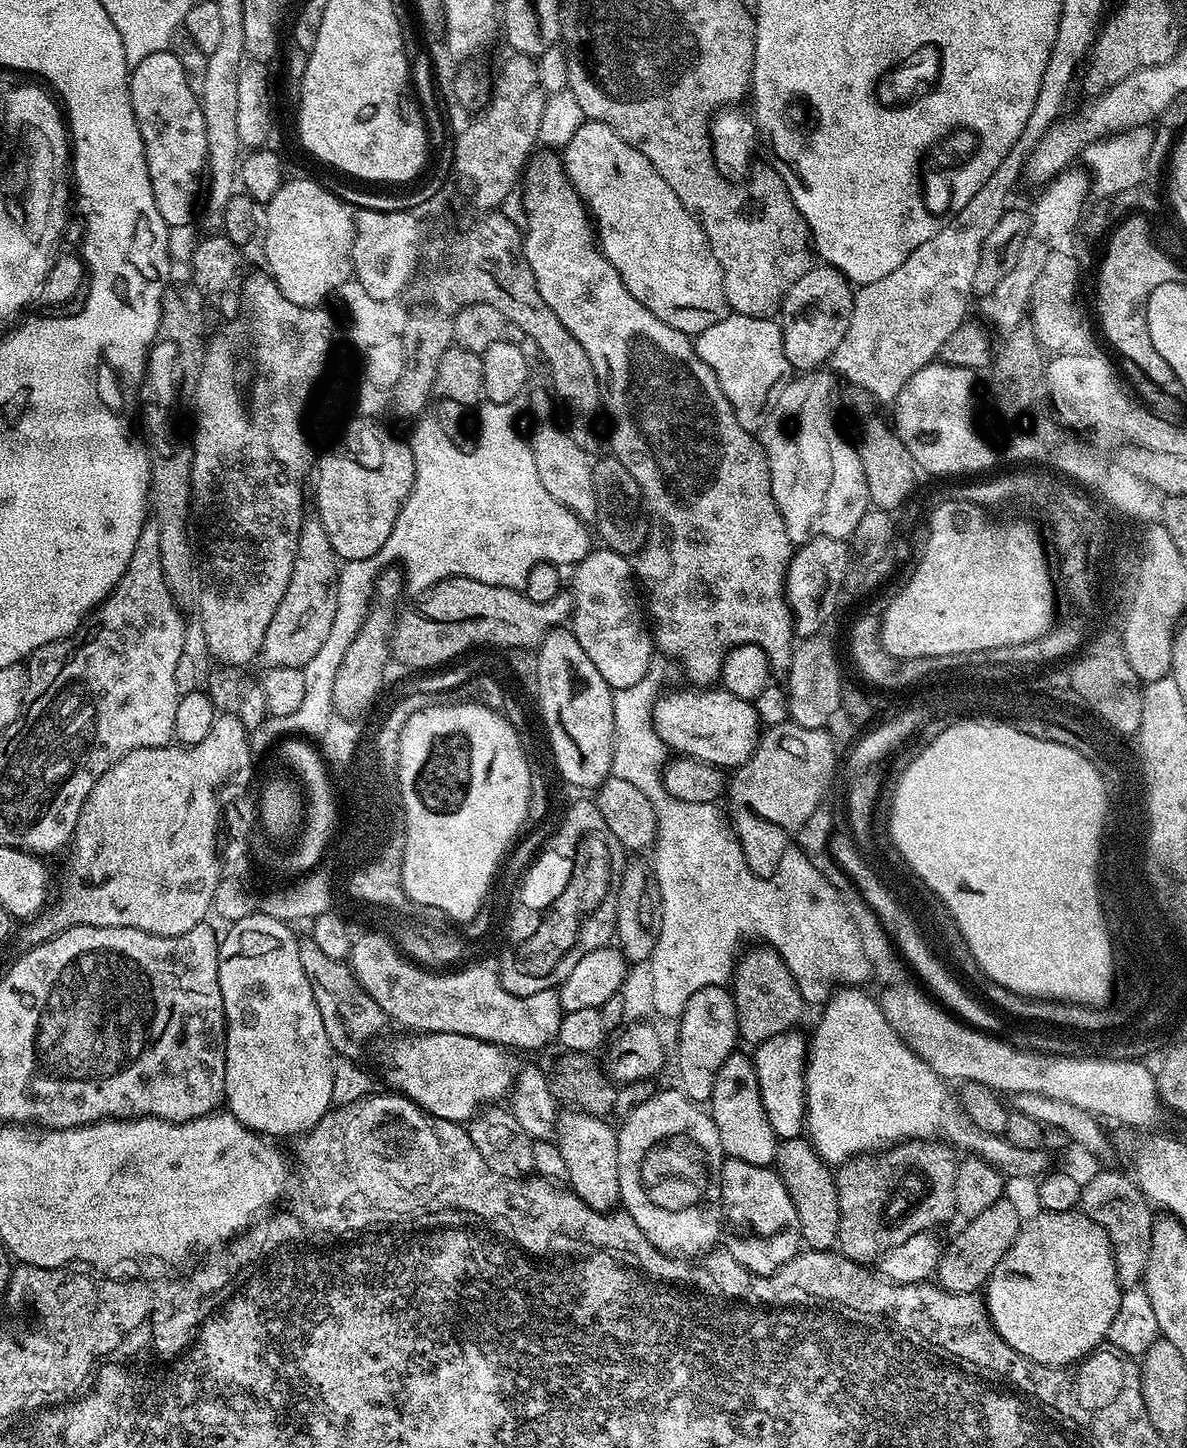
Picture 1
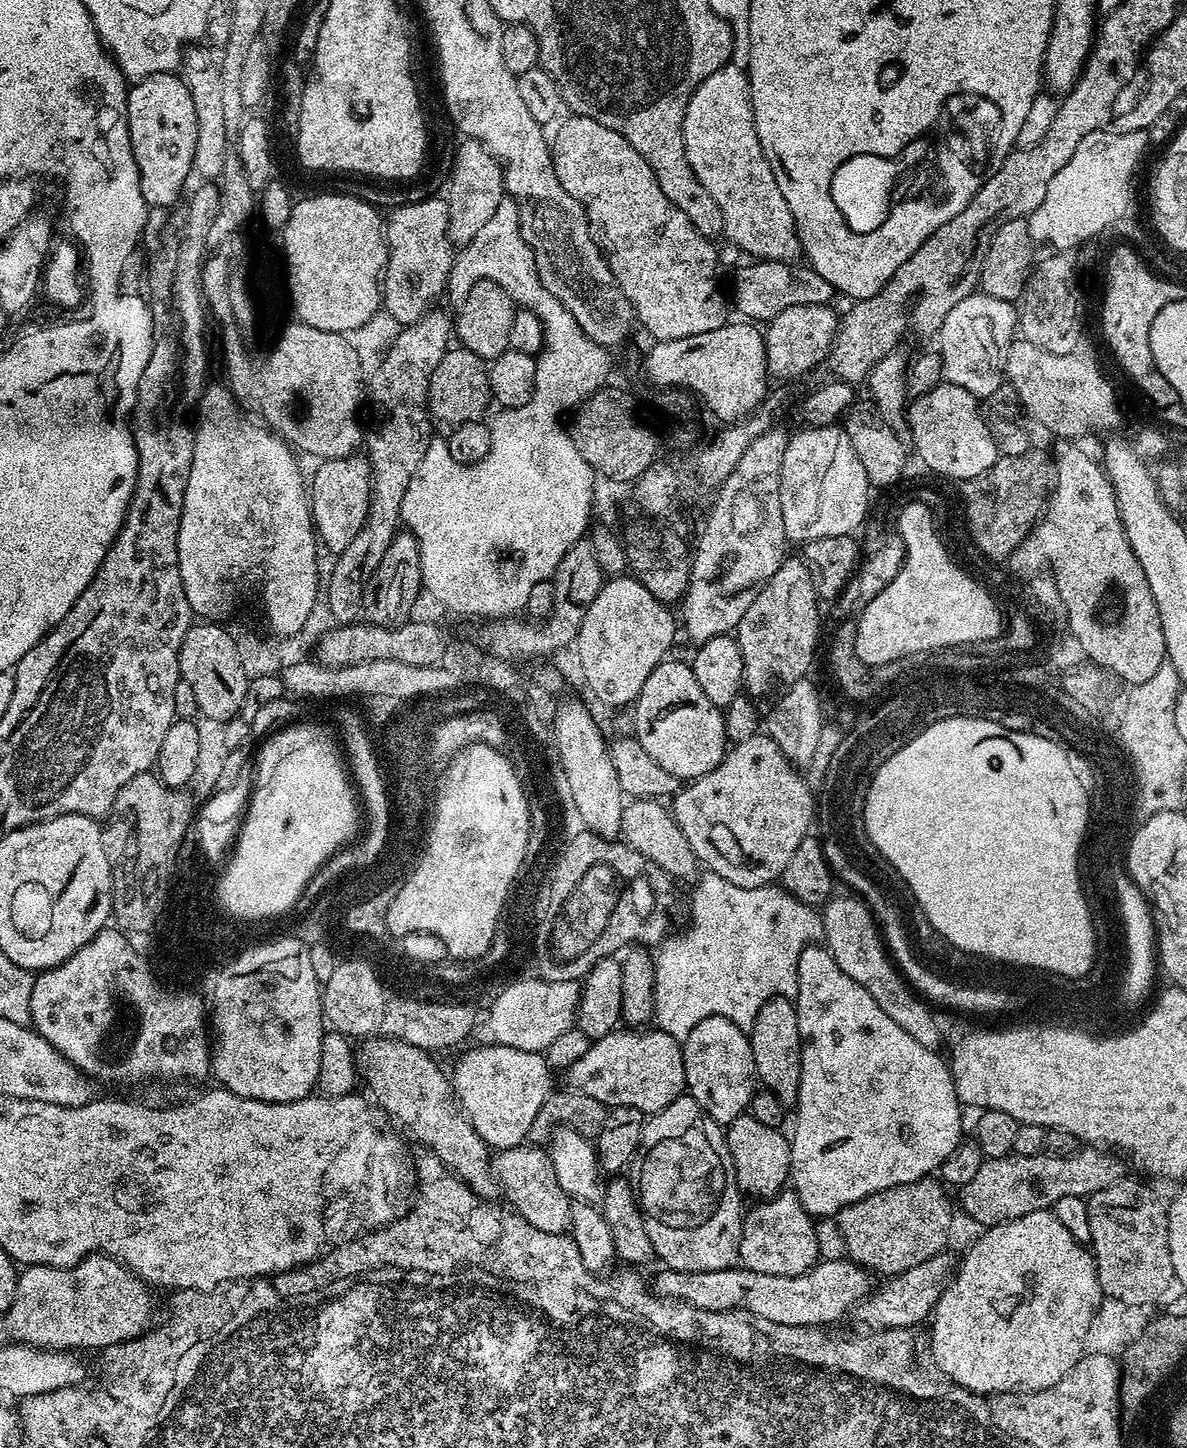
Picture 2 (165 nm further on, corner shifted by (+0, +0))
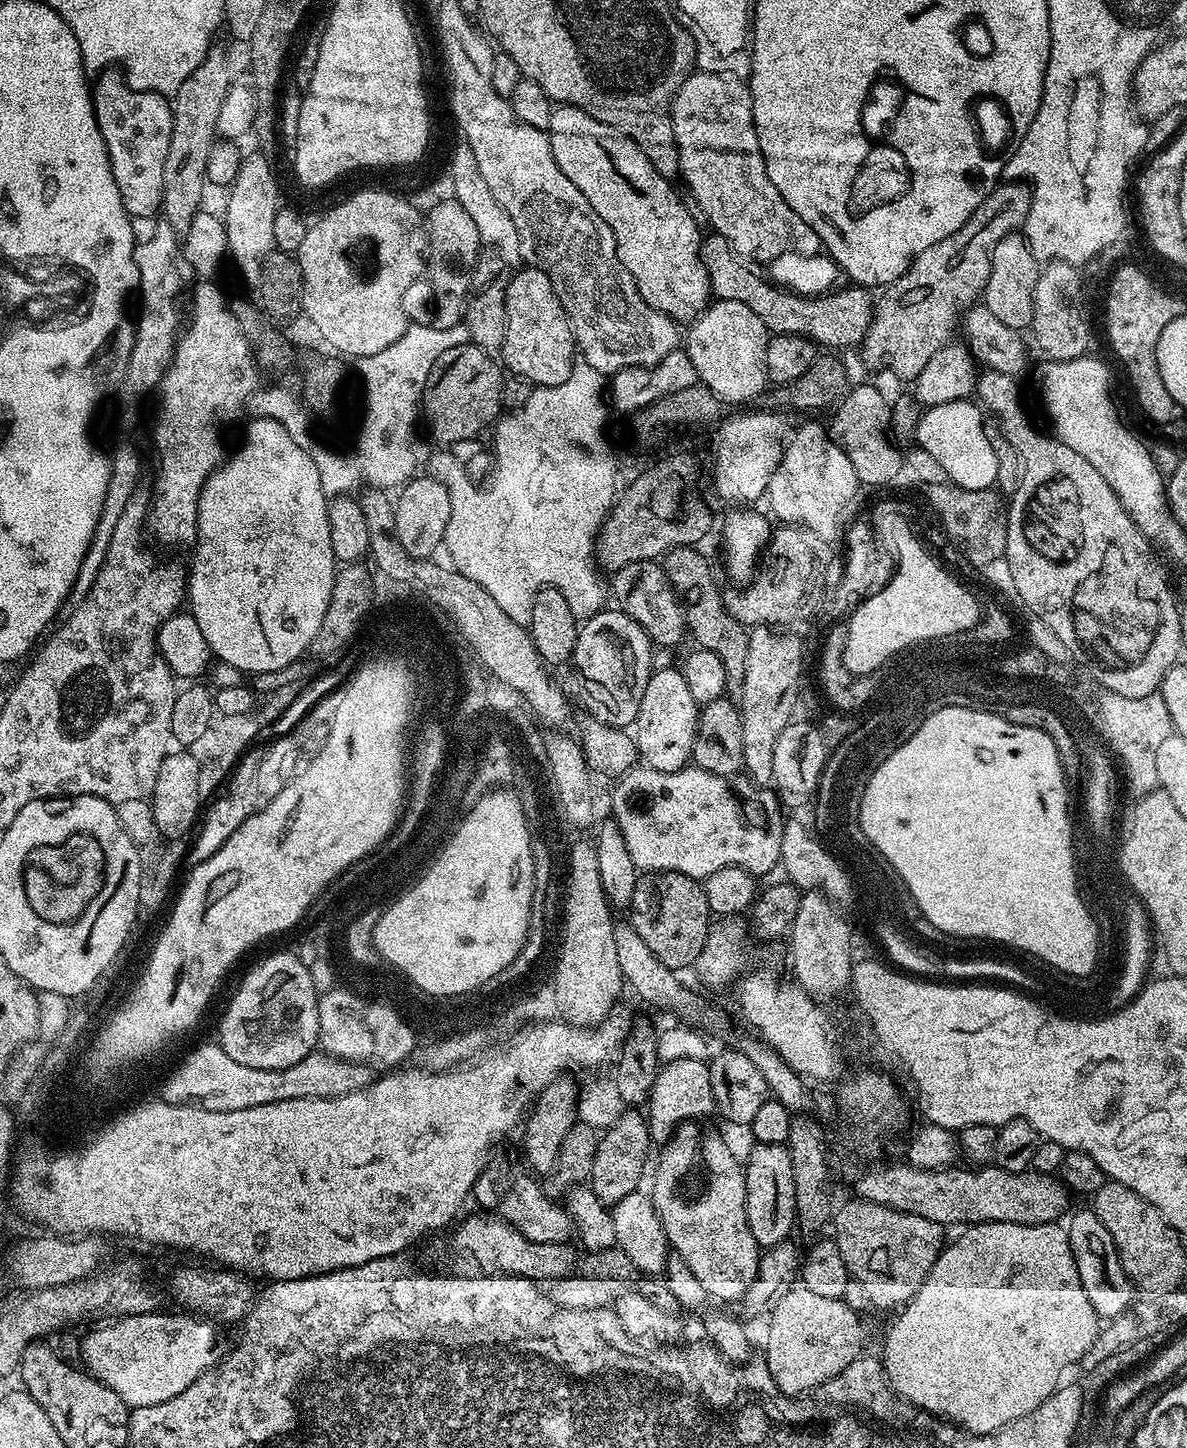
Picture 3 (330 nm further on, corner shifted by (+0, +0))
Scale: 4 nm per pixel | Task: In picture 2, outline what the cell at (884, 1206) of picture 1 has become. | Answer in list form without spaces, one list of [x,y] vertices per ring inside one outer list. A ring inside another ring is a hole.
[[[925,1178],[870,1194],[846,1206],[838,1213],[838,1223],[847,1255],[861,1267],[889,1278],[943,1253],[952,1232],[952,1204],[944,1191],[939,1179]]]

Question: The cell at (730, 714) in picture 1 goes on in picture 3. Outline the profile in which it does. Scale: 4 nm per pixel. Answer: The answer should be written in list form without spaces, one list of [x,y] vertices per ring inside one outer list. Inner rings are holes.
[[[657,667],[646,682],[646,694],[642,694],[634,725],[634,739],[639,759],[647,767],[663,772],[676,772],[679,768],[685,767],[692,759],[699,717],[700,708],[694,694],[690,694],[690,689],[686,686],[683,671],[679,667]]]

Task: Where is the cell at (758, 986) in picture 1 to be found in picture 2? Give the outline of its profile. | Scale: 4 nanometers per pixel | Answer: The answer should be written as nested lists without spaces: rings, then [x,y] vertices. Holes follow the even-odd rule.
[[[776,996],[764,1003],[762,1010],[758,1010],[758,1018],[752,1023],[750,1039],[759,1083],[767,1091],[773,1092],[786,1106],[795,1105],[798,1098],[798,1082],[802,1078],[795,1003],[787,996]]]

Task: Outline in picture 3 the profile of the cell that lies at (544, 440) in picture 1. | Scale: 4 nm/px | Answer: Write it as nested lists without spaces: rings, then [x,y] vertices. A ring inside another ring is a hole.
[[[656,560],[630,562],[611,573],[610,580],[612,580],[612,596],[616,599],[615,607],[630,618],[634,618],[634,622],[642,626],[642,630],[650,637],[653,645],[660,646],[666,643],[668,632],[685,631],[685,605],[678,593],[672,589],[663,567]]]

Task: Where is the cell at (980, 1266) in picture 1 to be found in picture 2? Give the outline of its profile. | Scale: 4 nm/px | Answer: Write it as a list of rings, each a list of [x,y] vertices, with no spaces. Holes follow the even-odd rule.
[[[943,1252],[931,1256],[925,1262],[912,1266],[896,1276],[889,1277],[884,1286],[880,1285],[869,1293],[856,1305],[854,1316],[864,1324],[867,1329],[879,1330],[881,1328],[914,1328],[914,1325],[924,1321],[931,1315],[933,1308],[941,1298],[942,1292],[947,1288],[949,1281],[956,1272],[956,1260]]]

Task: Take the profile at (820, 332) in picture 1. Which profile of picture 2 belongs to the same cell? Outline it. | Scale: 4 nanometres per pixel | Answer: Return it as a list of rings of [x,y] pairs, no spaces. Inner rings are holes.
[[[806,304],[786,306],[773,320],[767,321],[764,332],[766,362],[773,377],[796,380],[816,367],[823,365],[832,351],[832,341],[836,339],[838,312],[828,304]]]

